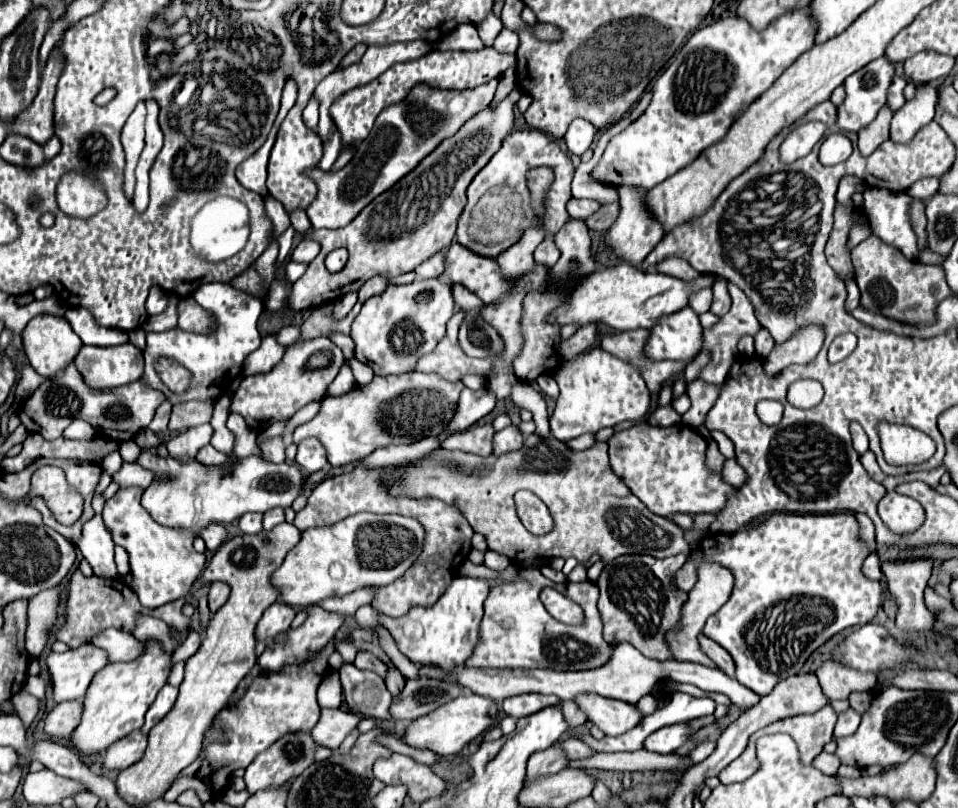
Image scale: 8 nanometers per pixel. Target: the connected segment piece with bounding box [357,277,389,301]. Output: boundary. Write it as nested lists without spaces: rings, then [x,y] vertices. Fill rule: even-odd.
[[[371,277],[369,281],[365,281],[361,287],[359,287],[359,301],[365,301],[367,297],[371,295],[379,295],[385,287],[387,287],[387,277]]]

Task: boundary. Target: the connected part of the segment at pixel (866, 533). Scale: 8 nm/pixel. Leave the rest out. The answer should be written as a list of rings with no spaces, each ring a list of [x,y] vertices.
[[[859,513],[855,517],[857,517],[859,525],[861,525],[861,539],[867,543],[867,547],[871,551],[875,551],[875,545],[877,543],[875,543],[875,525],[873,525],[873,521],[867,515],[863,515],[863,513]]]

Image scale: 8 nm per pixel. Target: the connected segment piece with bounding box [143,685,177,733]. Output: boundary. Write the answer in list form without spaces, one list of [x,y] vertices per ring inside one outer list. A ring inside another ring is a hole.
[[[165,685],[155,703],[149,707],[147,715],[145,715],[145,725],[143,725],[143,733],[149,733],[151,727],[155,727],[175,705],[175,699],[177,699],[177,687],[171,687],[171,685]]]

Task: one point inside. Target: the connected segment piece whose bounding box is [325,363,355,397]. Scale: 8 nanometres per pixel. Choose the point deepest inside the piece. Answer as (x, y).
(344, 382)

